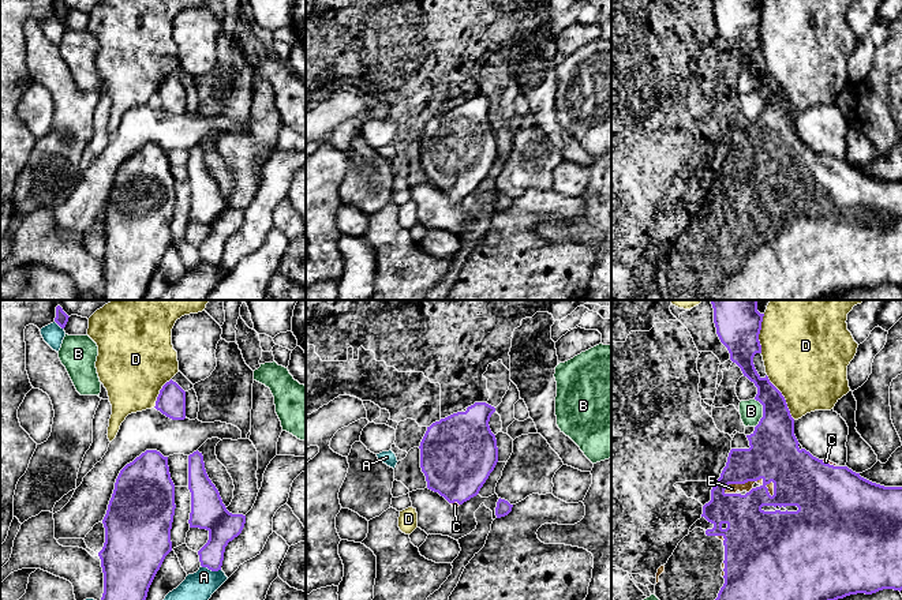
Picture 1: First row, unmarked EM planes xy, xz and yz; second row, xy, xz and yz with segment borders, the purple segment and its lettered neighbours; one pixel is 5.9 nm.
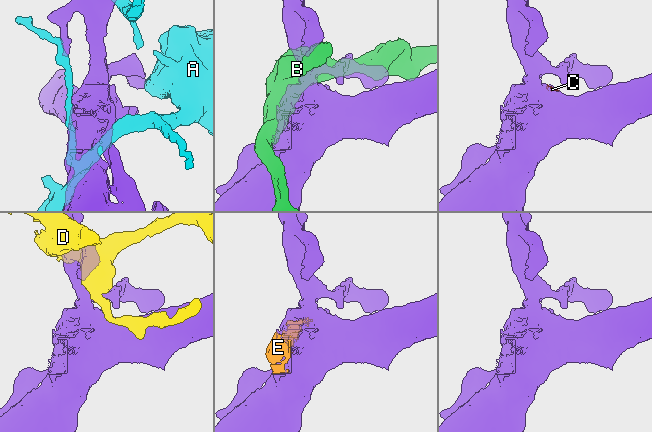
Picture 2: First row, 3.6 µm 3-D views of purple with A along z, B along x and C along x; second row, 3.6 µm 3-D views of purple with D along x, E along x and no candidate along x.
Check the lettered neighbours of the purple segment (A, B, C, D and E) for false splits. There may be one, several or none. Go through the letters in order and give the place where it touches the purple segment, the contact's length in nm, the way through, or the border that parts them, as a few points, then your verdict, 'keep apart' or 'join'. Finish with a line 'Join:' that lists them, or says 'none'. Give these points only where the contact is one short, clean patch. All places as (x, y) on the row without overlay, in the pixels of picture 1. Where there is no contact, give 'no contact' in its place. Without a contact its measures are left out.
A: contact xy (212, 265); length 130 nm; keep apart
B: contact yz (763, 108); length 180 nm; keep apart
C: contact yz (828, 158); length 110 nm; way yz (835, 199), (828, 186), (828, 158), (826, 156); join
D: contact yz (783, 92); length 320 nm; keep apart
E: contact yz (748, 175); length 300 nm; join
Join: C, E

